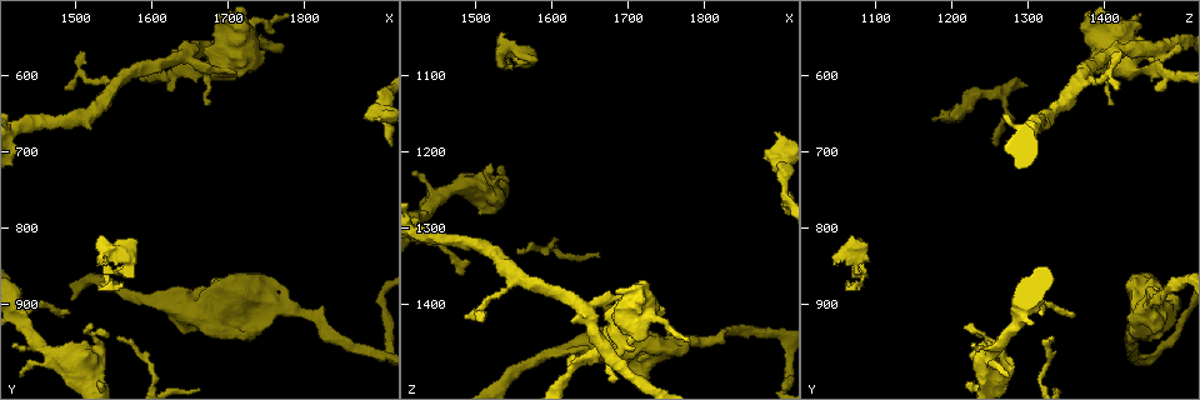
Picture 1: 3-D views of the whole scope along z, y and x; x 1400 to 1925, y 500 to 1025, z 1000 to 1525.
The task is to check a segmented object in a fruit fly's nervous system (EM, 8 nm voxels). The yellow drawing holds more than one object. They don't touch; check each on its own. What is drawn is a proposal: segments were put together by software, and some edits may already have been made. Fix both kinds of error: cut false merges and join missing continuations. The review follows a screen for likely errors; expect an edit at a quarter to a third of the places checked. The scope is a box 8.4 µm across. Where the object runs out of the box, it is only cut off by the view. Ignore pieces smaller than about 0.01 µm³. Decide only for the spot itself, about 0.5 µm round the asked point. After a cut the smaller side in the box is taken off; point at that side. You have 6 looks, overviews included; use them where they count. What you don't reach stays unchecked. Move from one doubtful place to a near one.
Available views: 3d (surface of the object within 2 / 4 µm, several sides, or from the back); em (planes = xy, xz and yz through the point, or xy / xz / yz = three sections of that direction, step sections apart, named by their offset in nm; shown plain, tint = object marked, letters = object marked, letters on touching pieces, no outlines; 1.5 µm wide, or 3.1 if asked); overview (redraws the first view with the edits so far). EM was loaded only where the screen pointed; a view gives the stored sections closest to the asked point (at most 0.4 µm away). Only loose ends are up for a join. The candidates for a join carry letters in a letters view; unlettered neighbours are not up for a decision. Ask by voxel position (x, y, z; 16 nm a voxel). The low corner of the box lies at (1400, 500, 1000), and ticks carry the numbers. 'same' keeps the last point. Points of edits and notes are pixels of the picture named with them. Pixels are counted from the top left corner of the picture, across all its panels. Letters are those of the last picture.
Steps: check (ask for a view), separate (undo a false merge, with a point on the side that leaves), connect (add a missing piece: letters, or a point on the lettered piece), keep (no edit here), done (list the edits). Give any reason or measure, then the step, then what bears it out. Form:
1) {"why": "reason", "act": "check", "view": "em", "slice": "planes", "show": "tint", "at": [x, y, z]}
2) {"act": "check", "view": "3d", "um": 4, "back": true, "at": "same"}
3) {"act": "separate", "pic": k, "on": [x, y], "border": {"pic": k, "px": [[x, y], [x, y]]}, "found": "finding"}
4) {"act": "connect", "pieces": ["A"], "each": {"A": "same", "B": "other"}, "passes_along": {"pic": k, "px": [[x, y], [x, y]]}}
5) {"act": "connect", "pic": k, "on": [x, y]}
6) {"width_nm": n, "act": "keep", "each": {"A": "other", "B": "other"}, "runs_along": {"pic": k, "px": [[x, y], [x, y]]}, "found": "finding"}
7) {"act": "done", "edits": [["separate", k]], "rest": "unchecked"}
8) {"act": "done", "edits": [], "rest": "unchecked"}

{"why": "an open end", "act": "check", "view": "3d", "um": 2, "at": [1560, 860, 1090]}

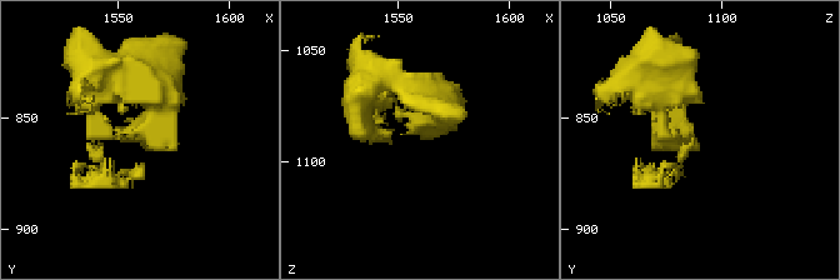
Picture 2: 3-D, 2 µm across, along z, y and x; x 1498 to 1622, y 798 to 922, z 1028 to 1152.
{"act": "check", "view": "em", "slice": "planes", "show": "letters", "at": [1560, 861, 1088]}

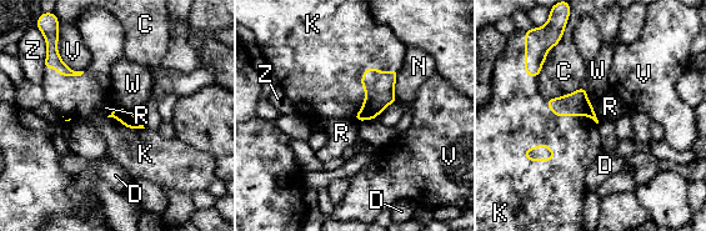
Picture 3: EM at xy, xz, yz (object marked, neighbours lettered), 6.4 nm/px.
{"act": "connect", "pieces": ["K"], "each": {"C": "other", "D": "other", "K": "same", "N": "other", "R": "other", "V": "other", "W": "other", "Z": "other"}, "found": "it goes on there"}

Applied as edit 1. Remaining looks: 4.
{"why": "an open end", "act": "check", "view": "3d", "um": 4, "at": [1655, 875, 1460]}

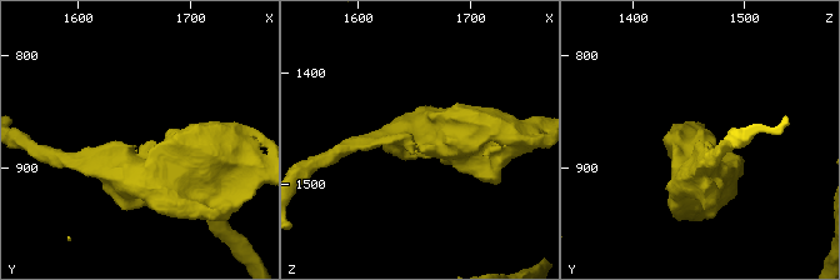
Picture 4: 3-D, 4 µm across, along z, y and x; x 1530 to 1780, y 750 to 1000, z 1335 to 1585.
{"arm_widths_nm": [220, 650], "why": "shape alone is not enough", "act": "check", "view": "em", "slice": "planes", "show": "letters", "at": [1650, 882, 1462]}

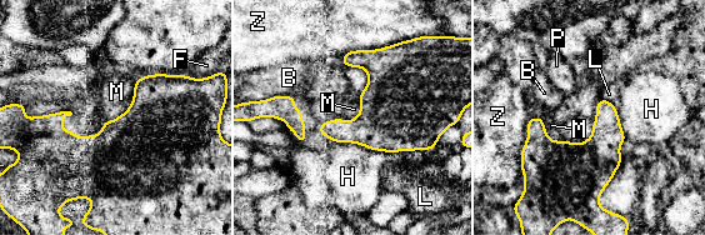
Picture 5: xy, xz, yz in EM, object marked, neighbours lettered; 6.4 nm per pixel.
{"act": "keep", "each": {"B": "other", "F": "other", "H": "other", "L": "other", "M": "other", "P": "other", "Z": "other"}, "runs_along": {"pic": 5, "px": [[233, 109], [280, 109], [301, 140]]}, "found": "no lettered piece goes on from it"}

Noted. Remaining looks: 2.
{"why": "stops while still wide", "act": "check", "view": "em", "slice": "yz", "step": 8, "show": "letters", "at": [1715, 535, 1445]}

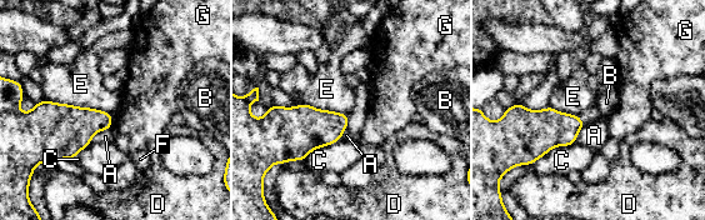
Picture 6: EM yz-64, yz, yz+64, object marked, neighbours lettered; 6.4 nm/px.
{"act": "keep", "each": {"A": "other", "B": "other", "C": "other", "D": "other", "E": "other", "F": "other", "G": "other"}, "border": {"pic": 6, "px": [[575, 141], [551, 148], [531, 164]]}, "found": "no lettered piece goes on from it"}

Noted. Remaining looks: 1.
{"act": "done", "edits": [["connect", 3]], "rest": "unchecked"}

